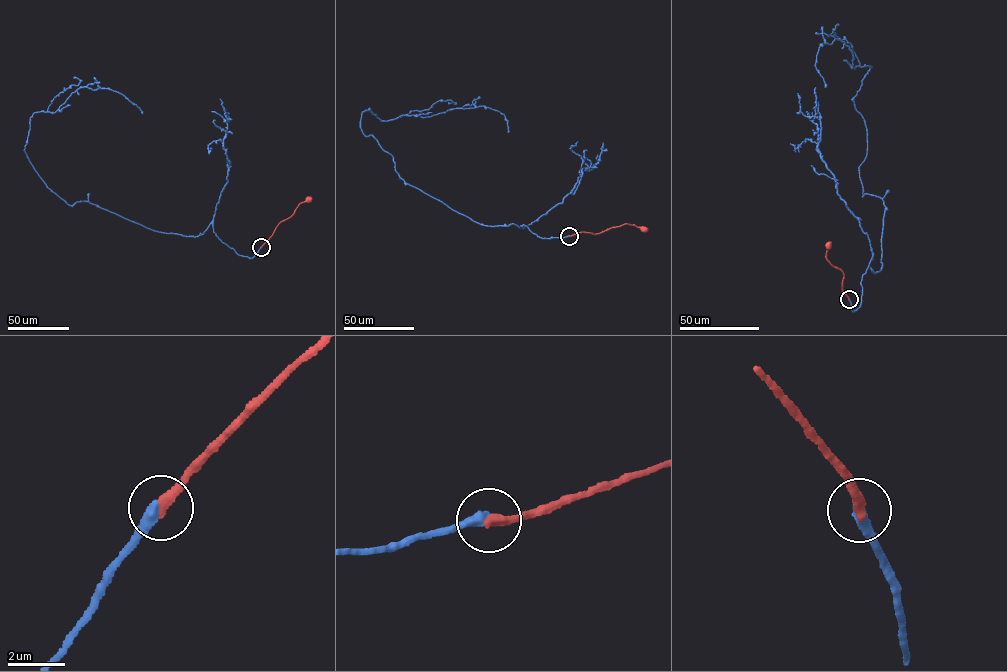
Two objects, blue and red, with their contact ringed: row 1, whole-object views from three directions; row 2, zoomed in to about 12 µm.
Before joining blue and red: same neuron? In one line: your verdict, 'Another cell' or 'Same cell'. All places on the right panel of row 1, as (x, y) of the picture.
Same cell

